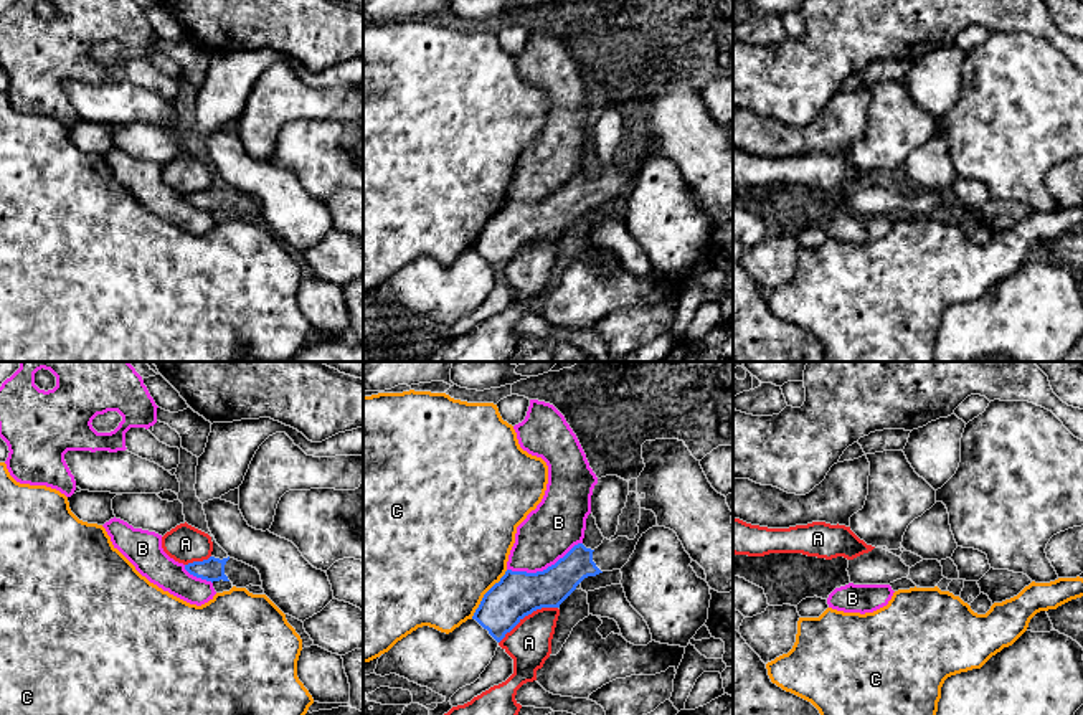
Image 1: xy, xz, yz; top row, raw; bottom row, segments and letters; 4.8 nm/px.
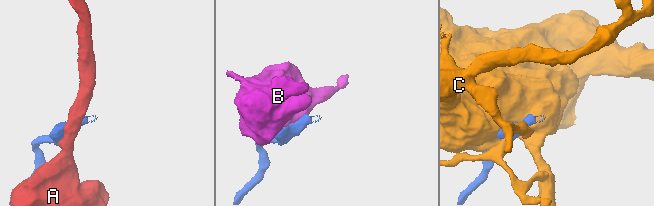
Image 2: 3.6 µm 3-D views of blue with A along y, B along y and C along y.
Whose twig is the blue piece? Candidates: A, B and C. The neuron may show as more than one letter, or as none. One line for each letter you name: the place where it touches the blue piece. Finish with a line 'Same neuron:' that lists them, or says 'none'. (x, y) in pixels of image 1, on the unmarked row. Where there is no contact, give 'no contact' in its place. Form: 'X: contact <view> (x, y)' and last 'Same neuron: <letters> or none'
Same neuron: none

